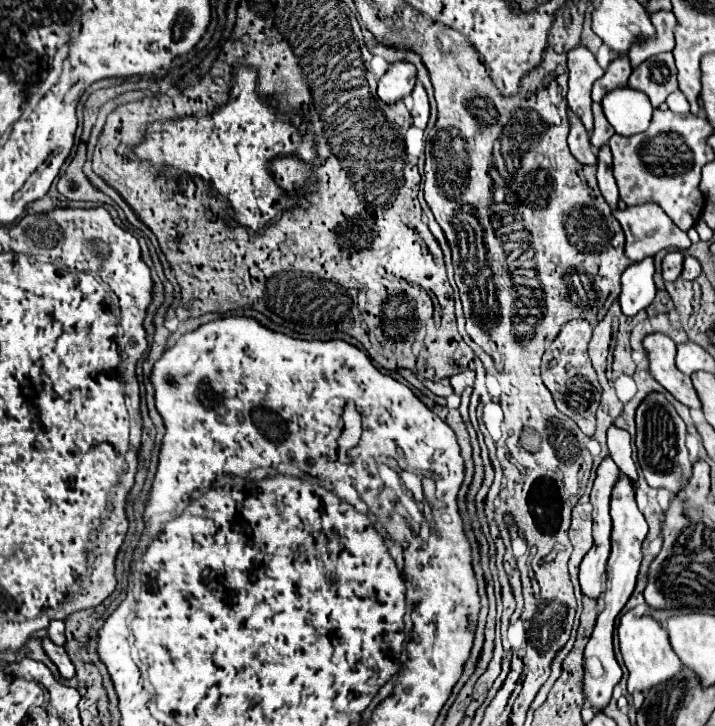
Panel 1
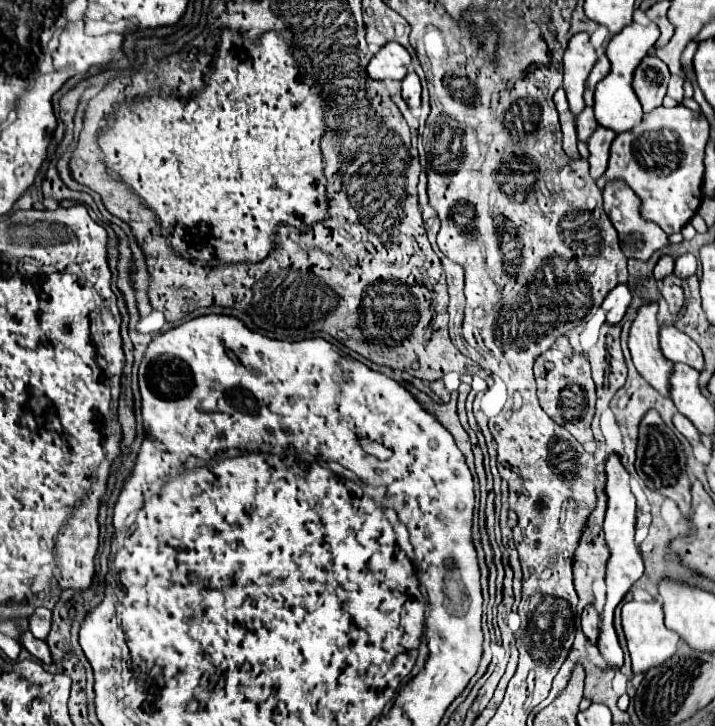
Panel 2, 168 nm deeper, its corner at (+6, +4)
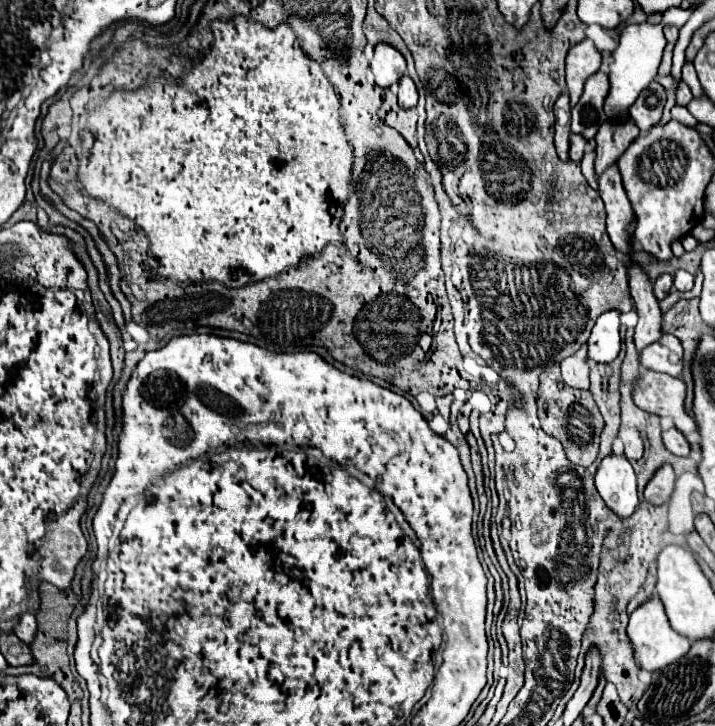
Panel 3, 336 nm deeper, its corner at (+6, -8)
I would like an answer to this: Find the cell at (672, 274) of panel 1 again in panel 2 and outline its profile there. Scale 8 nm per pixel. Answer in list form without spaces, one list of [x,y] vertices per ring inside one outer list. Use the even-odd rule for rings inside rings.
[[[660,256],[656,268],[654,268],[654,278],[656,280],[662,280],[666,276],[672,274],[672,268],[674,268],[674,258],[672,256]]]

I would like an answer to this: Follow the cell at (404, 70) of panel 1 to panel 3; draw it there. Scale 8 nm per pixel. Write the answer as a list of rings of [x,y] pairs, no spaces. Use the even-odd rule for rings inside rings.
[[[378,42],[374,46],[370,70],[374,74],[376,84],[380,84],[382,88],[390,88],[406,74],[406,60],[394,46],[386,42]]]

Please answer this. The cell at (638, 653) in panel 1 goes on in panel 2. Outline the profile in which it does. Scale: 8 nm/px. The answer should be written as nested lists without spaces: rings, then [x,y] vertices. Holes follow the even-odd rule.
[[[626,602],[622,606],[622,628],[628,642],[628,652],[632,660],[632,672],[642,674],[658,664],[664,664],[678,648],[680,636],[670,632],[662,620],[662,606],[658,602]]]

